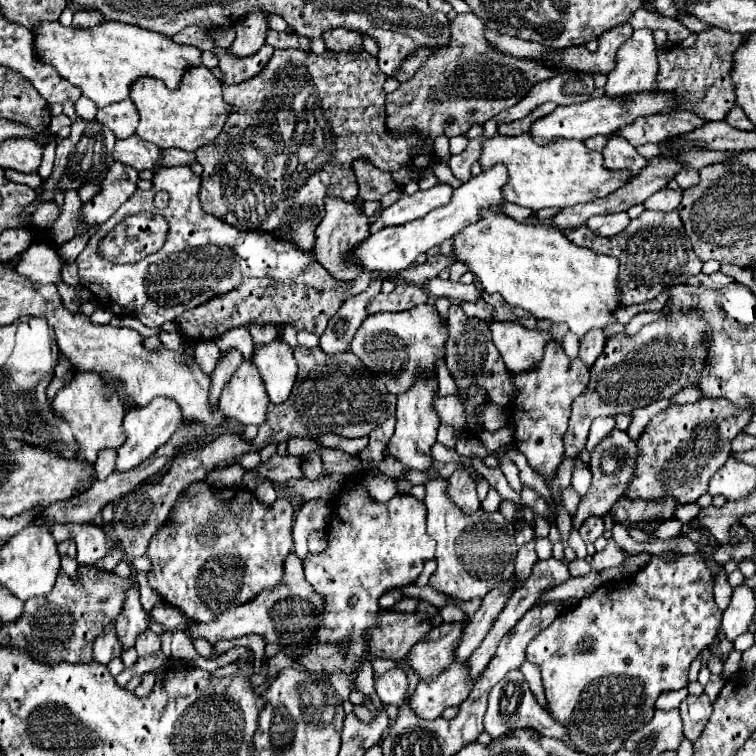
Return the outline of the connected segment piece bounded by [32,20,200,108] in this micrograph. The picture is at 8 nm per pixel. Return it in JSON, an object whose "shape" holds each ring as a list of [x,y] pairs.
{"shape":[[[58,20],[32,30],[38,58],[52,64],[60,76],[78,86],[98,108],[128,98],[130,84],[138,76],[160,78],[168,88],[176,88],[186,66],[200,64],[200,50],[174,44],[168,36],[124,22],[100,22],[92,28],[62,26]]]}

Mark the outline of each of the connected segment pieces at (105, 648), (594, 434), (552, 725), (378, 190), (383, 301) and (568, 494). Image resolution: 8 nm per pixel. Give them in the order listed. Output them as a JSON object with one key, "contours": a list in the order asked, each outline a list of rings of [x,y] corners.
{"contours":[[[[108,628],[94,642],[94,660],[98,664],[108,664],[116,656],[122,656],[122,646],[120,646],[120,642],[116,638],[114,628]]],[[[604,416],[604,418],[596,418],[592,422],[592,428],[590,428],[590,436],[588,436],[588,442],[586,442],[586,450],[592,452],[602,438],[606,438],[610,434],[610,430],[614,428],[614,418],[612,416]]],[[[512,670],[508,672],[488,694],[488,710],[486,710],[486,716],[484,716],[484,730],[492,736],[492,738],[500,738],[516,728],[532,728],[536,730],[538,734],[542,736],[548,736],[548,738],[558,738],[562,740],[566,746],[570,746],[568,742],[568,732],[556,724],[548,712],[544,712],[544,708],[536,702],[532,690],[528,688],[524,676],[520,674],[520,670]]],[[[354,160],[352,170],[356,174],[358,180],[358,198],[360,200],[376,200],[380,202],[382,196],[386,196],[388,192],[396,190],[398,184],[392,180],[390,172],[384,172],[380,168],[376,168],[372,162],[368,160]]],[[[398,284],[392,294],[380,294],[368,304],[368,312],[404,312],[418,304],[426,304],[428,296],[422,288],[410,284]]],[[[566,488],[566,492],[562,494],[562,502],[564,502],[564,506],[566,506],[566,510],[570,512],[570,514],[574,514],[578,508],[578,502],[580,502],[580,496],[576,494],[576,490],[574,488]]]]}

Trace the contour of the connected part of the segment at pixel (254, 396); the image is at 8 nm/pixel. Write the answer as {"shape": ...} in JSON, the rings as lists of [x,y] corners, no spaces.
{"shape":[[[248,360],[232,374],[228,386],[224,386],[220,396],[220,412],[228,422],[242,426],[260,426],[266,422],[266,408],[270,400],[256,366]]]}

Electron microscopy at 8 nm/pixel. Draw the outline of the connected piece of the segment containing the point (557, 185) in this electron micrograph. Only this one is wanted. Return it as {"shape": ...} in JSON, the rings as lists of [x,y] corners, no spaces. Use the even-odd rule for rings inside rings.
{"shape":[[[528,132],[520,136],[496,134],[484,140],[478,162],[482,170],[504,164],[508,168],[508,182],[502,188],[504,200],[528,206],[534,212],[540,208],[566,208],[594,202],[618,190],[628,180],[626,172],[606,170],[602,166],[602,154],[588,150],[580,140],[554,140],[550,144],[538,144]]]}

